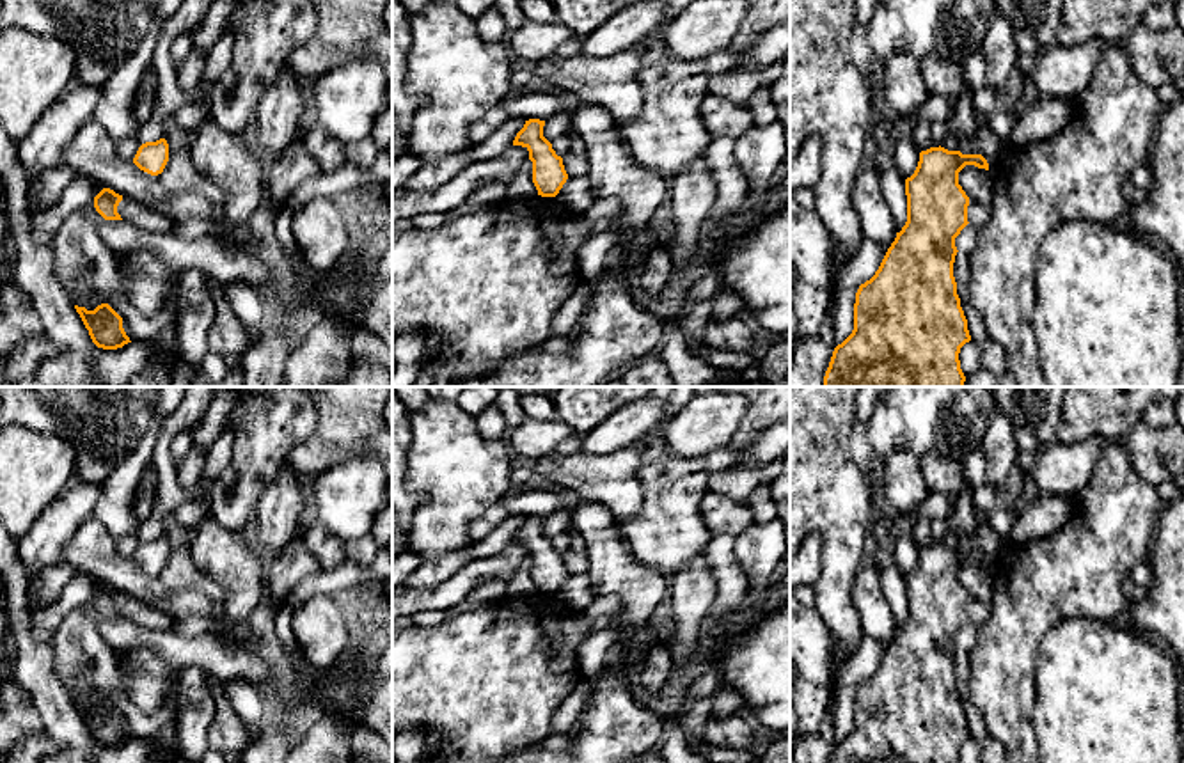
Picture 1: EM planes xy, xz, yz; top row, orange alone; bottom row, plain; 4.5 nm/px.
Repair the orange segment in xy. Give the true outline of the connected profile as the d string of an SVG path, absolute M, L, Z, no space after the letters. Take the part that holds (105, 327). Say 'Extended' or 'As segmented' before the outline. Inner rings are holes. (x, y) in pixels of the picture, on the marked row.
As segmented. M101 303L94 311L78 305L75 309L98 348L117 350L131 342L122 328L122 318L108 303Z

